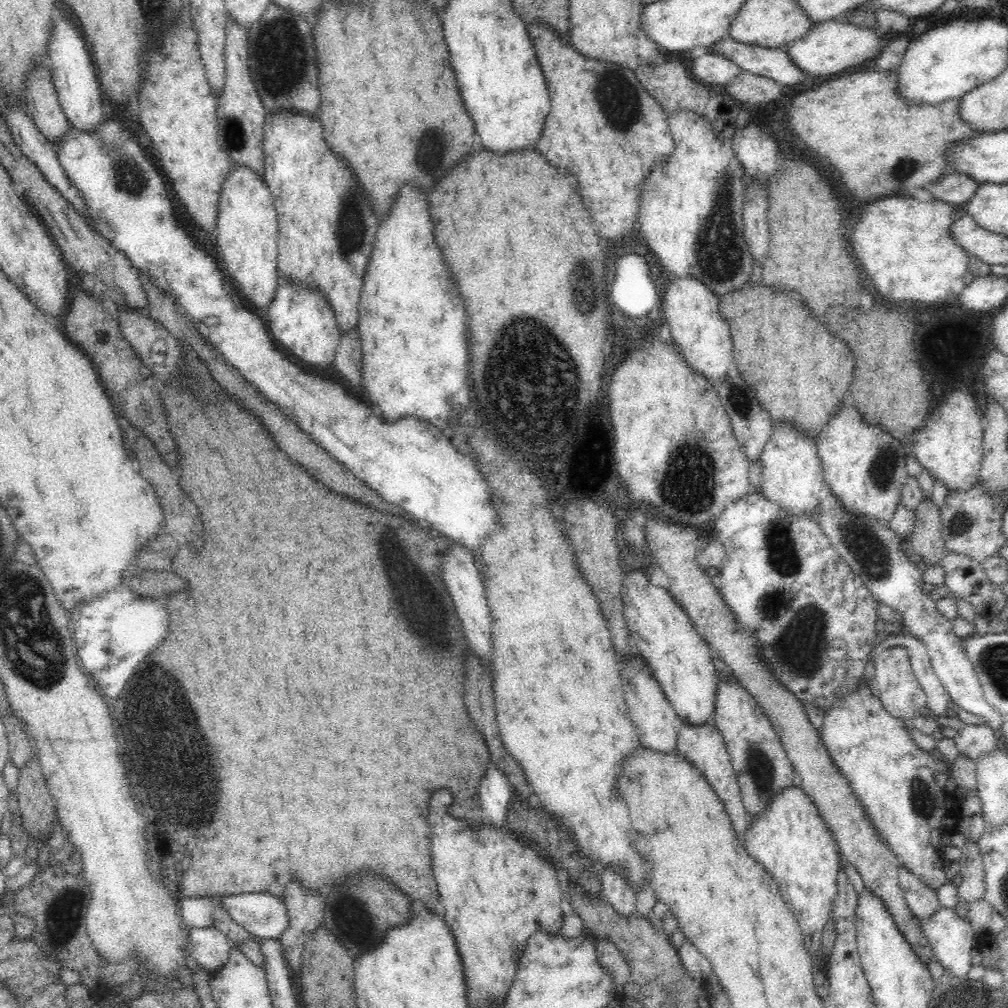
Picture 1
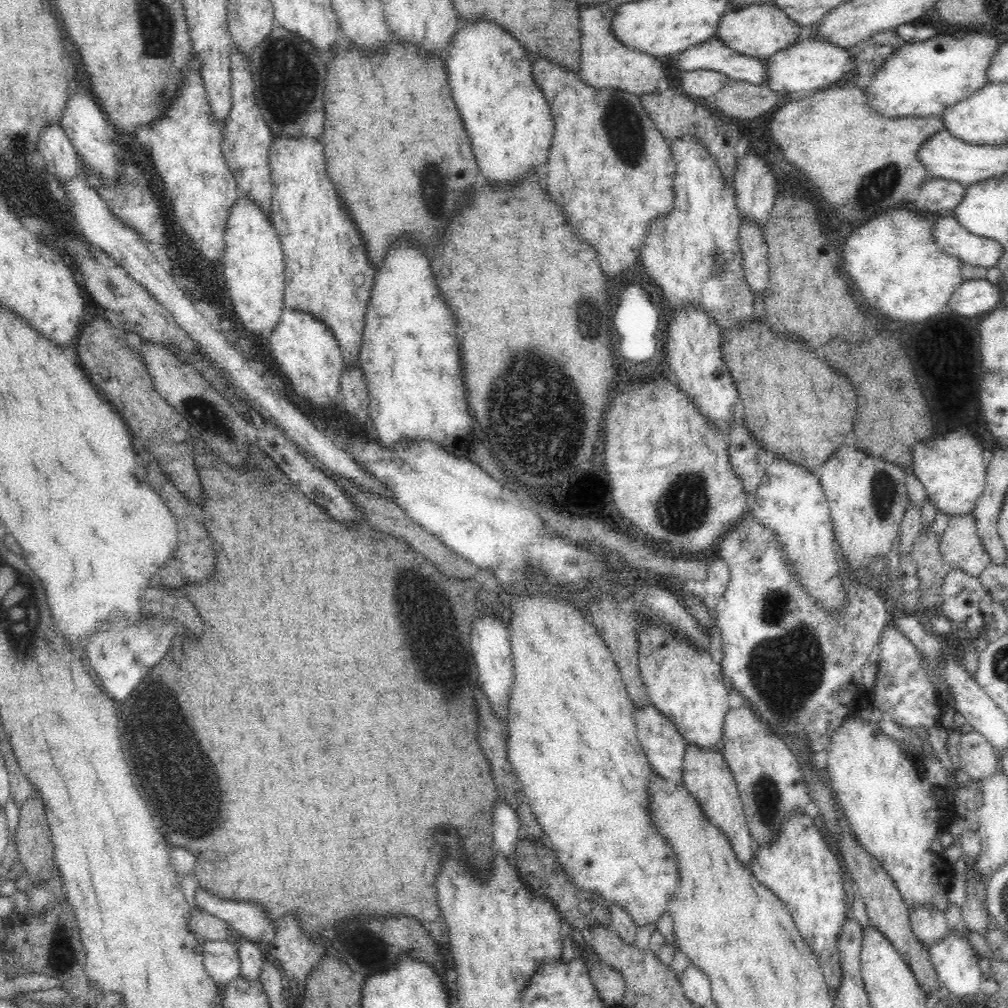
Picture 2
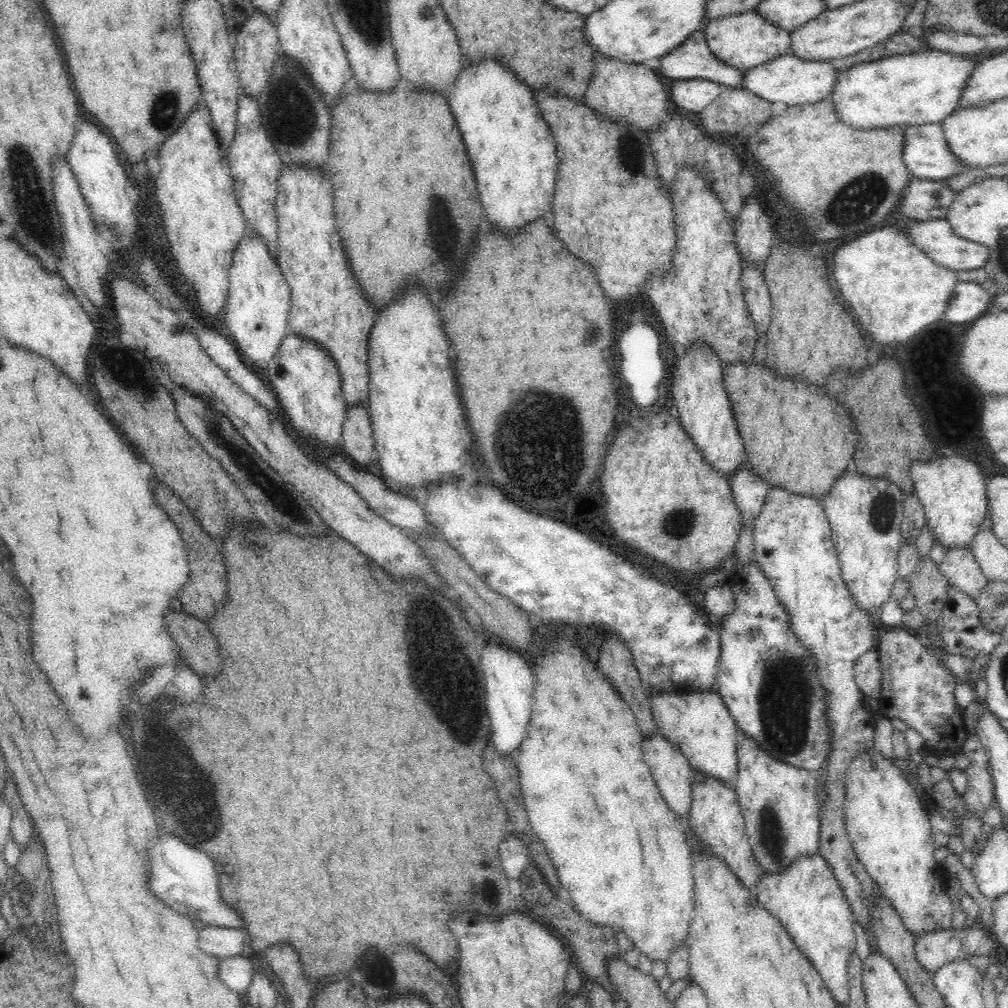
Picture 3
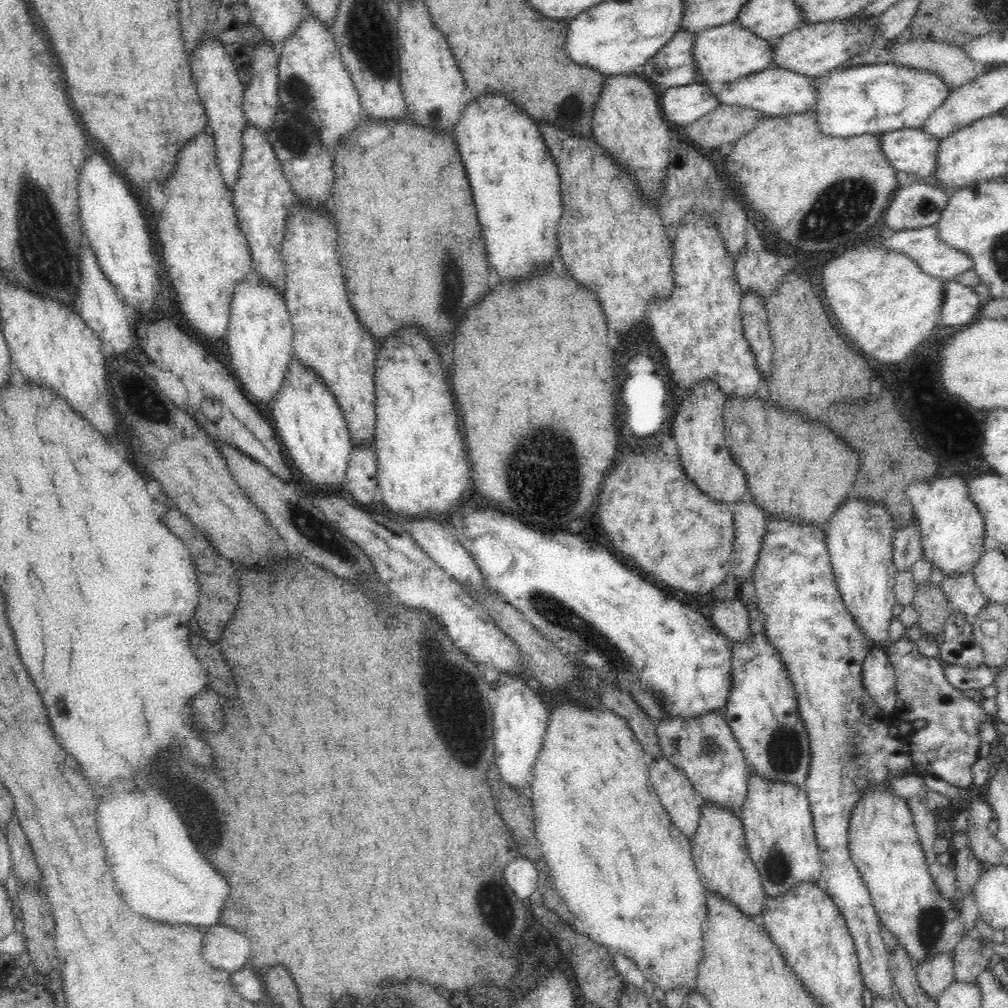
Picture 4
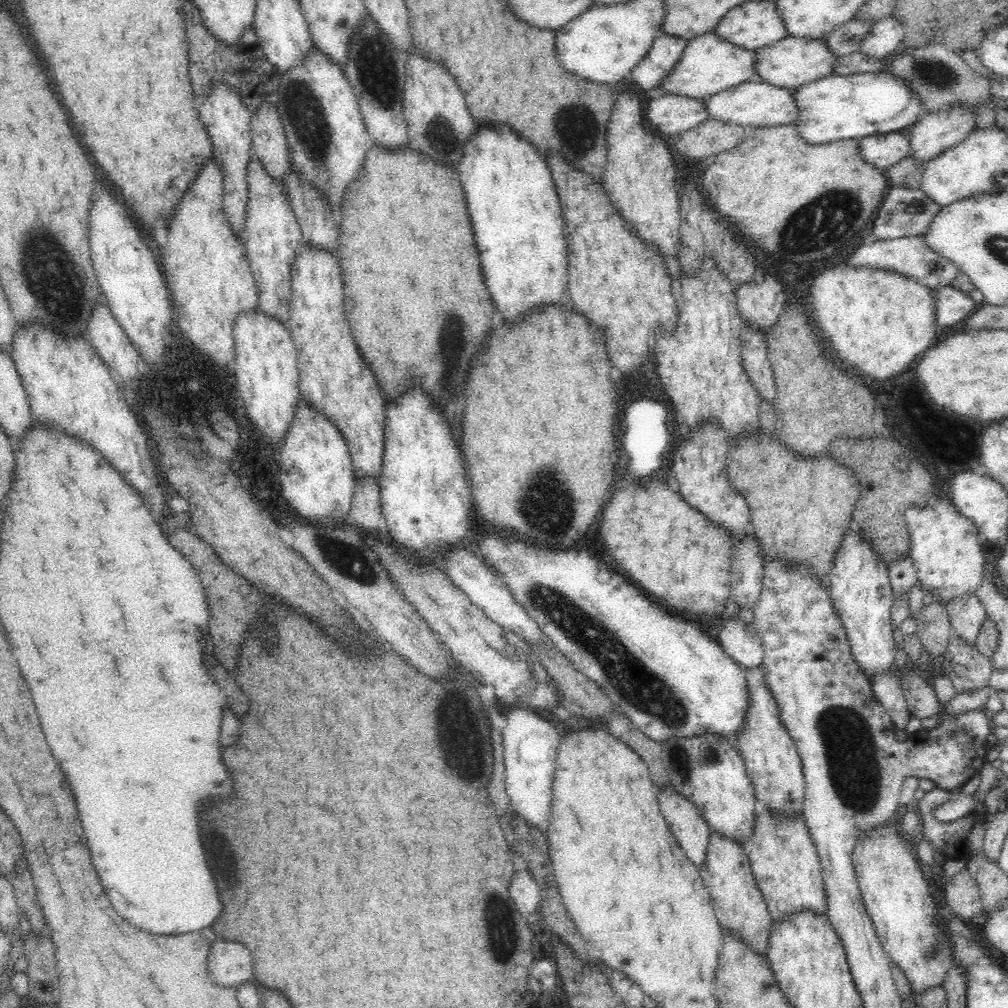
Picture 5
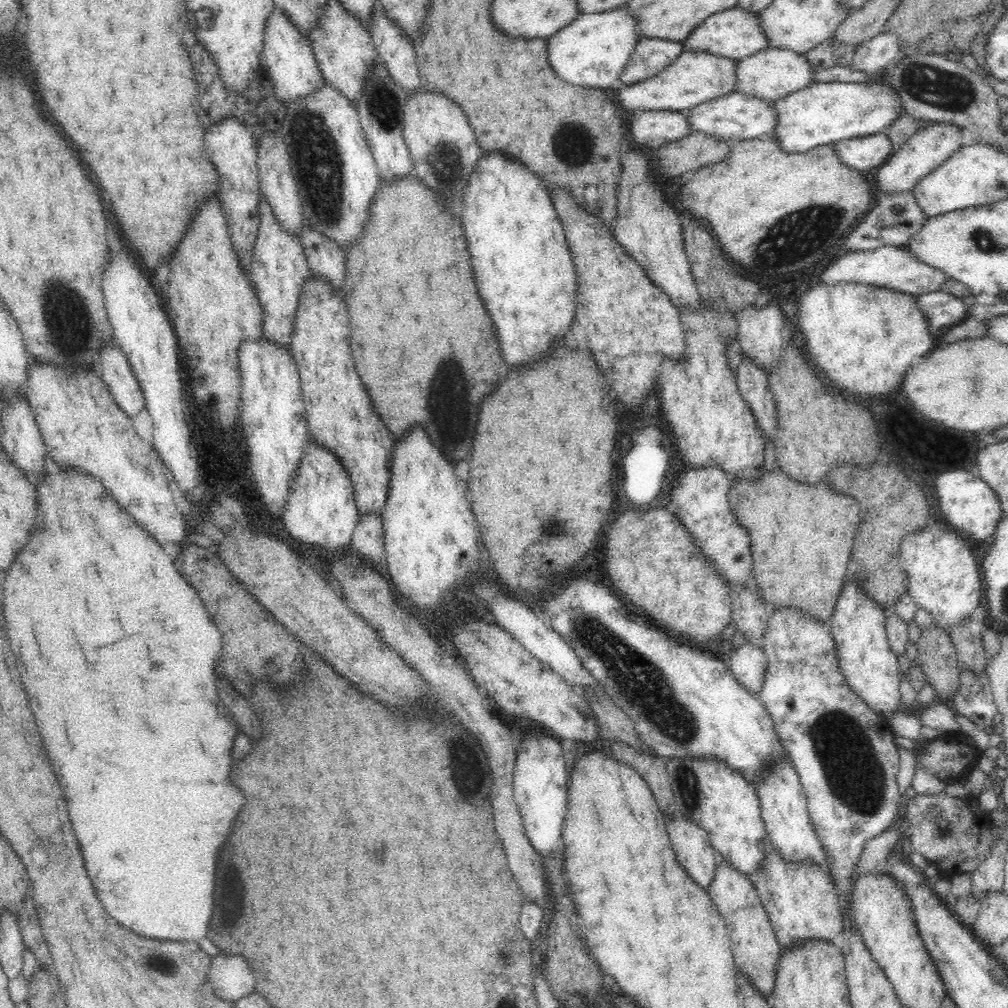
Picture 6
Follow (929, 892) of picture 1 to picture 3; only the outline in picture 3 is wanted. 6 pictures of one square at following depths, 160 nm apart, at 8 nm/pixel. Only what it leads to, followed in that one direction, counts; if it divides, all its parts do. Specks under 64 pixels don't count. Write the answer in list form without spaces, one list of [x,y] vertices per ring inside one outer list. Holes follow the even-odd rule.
[[[948,929],[932,931],[931,933],[924,933],[918,935],[915,938],[915,955],[918,959],[918,963],[924,971],[928,971],[930,975],[933,974],[944,965],[954,962],[956,959],[961,957],[960,946],[961,946],[961,930]]]

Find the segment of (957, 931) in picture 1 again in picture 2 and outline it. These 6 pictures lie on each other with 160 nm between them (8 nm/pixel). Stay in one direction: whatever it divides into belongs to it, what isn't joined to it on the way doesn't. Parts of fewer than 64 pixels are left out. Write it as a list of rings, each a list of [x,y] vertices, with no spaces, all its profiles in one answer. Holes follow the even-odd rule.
[[[950,932],[945,939],[933,944],[929,948],[929,953],[937,979],[941,986],[948,988],[951,996],[958,998],[958,1000],[970,1000],[980,991],[983,972],[979,967],[979,957],[967,937],[958,937]]]

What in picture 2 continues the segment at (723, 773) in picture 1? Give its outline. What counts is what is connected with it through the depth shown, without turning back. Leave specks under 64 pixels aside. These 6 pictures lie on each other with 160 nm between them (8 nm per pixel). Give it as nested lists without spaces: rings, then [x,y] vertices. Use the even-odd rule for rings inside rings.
[[[687,745],[682,780],[682,784],[688,789],[688,793],[700,805],[704,817],[716,829],[722,831],[728,837],[732,850],[736,853],[736,857],[738,857],[740,863],[744,867],[749,868],[756,848],[754,847],[753,838],[750,836],[747,818],[734,775],[729,770],[722,752],[711,752],[694,745]]]

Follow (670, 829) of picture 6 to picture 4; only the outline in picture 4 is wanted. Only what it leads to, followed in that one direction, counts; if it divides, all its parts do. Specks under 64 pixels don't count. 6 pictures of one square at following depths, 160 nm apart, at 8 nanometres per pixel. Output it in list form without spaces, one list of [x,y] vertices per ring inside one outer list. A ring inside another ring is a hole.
[[[664,757],[649,765],[649,782],[656,791],[662,806],[676,828],[688,840],[693,839],[699,827],[701,806],[700,794],[692,788],[688,777]]]

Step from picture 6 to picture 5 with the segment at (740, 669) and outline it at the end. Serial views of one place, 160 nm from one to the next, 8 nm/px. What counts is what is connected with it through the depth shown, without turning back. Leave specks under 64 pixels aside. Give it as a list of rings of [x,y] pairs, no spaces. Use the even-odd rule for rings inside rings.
[[[740,618],[723,621],[720,645],[724,653],[743,670],[762,667],[764,648],[753,626],[748,626]]]

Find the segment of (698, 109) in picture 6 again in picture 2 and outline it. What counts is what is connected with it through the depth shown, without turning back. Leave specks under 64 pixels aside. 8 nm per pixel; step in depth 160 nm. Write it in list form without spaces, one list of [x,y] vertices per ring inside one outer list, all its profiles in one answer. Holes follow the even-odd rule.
[[[811,37],[796,41],[788,48],[779,50],[764,61],[766,65],[766,84],[774,93],[783,99],[791,92],[799,92],[805,96],[814,94],[830,84],[838,82],[850,68],[852,55],[848,49],[842,49],[832,43]]]

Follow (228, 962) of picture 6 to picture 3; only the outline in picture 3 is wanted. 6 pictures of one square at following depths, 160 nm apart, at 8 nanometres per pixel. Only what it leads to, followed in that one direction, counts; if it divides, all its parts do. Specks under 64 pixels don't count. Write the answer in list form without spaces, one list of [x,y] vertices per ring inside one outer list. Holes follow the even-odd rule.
[[[199,926],[198,949],[218,960],[248,953],[248,939],[243,929]]]

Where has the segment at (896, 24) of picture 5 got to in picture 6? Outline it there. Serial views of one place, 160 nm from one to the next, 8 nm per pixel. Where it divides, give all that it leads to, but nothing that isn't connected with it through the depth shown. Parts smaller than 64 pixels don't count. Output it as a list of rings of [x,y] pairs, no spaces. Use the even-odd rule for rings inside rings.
[[[882,32],[857,46],[849,66],[880,80],[885,78],[886,66],[897,61],[898,51],[898,37],[894,33]]]

